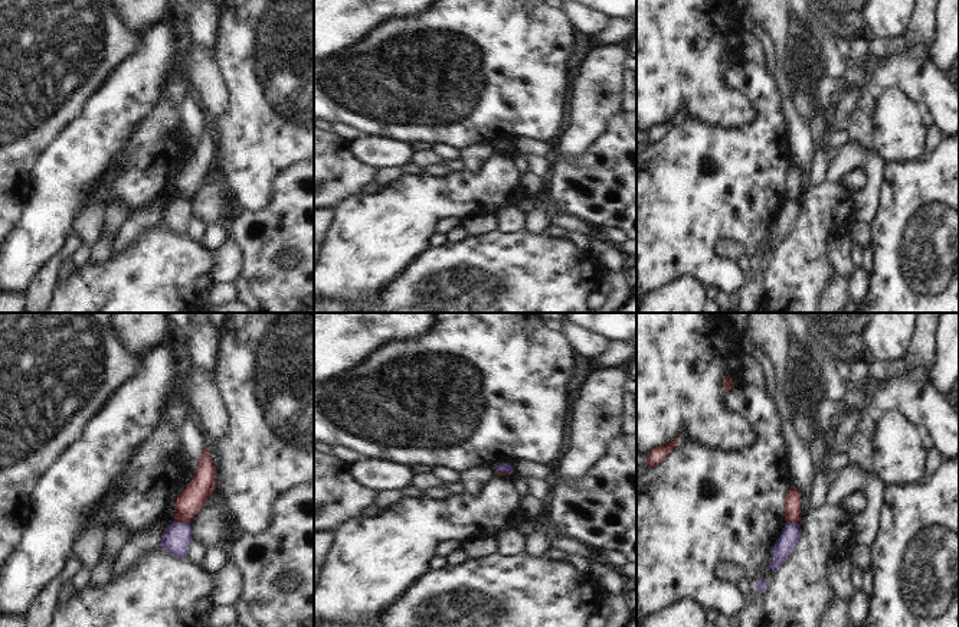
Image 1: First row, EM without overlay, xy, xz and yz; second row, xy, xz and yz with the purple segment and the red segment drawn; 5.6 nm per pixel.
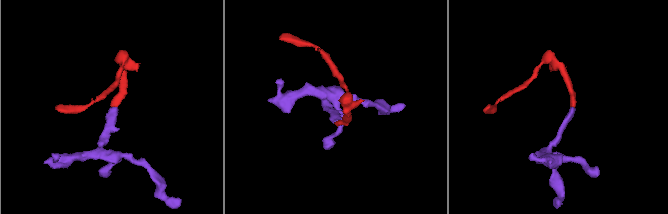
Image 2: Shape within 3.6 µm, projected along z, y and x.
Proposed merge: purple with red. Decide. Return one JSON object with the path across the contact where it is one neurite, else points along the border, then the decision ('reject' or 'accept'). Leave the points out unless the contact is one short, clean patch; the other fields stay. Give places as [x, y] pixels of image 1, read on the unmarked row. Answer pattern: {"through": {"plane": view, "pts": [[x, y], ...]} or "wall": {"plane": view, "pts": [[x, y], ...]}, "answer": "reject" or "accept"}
{"wall": {"plane": "xy", "pts": [[176, 198], [189, 199]]}, "answer": "reject"}

